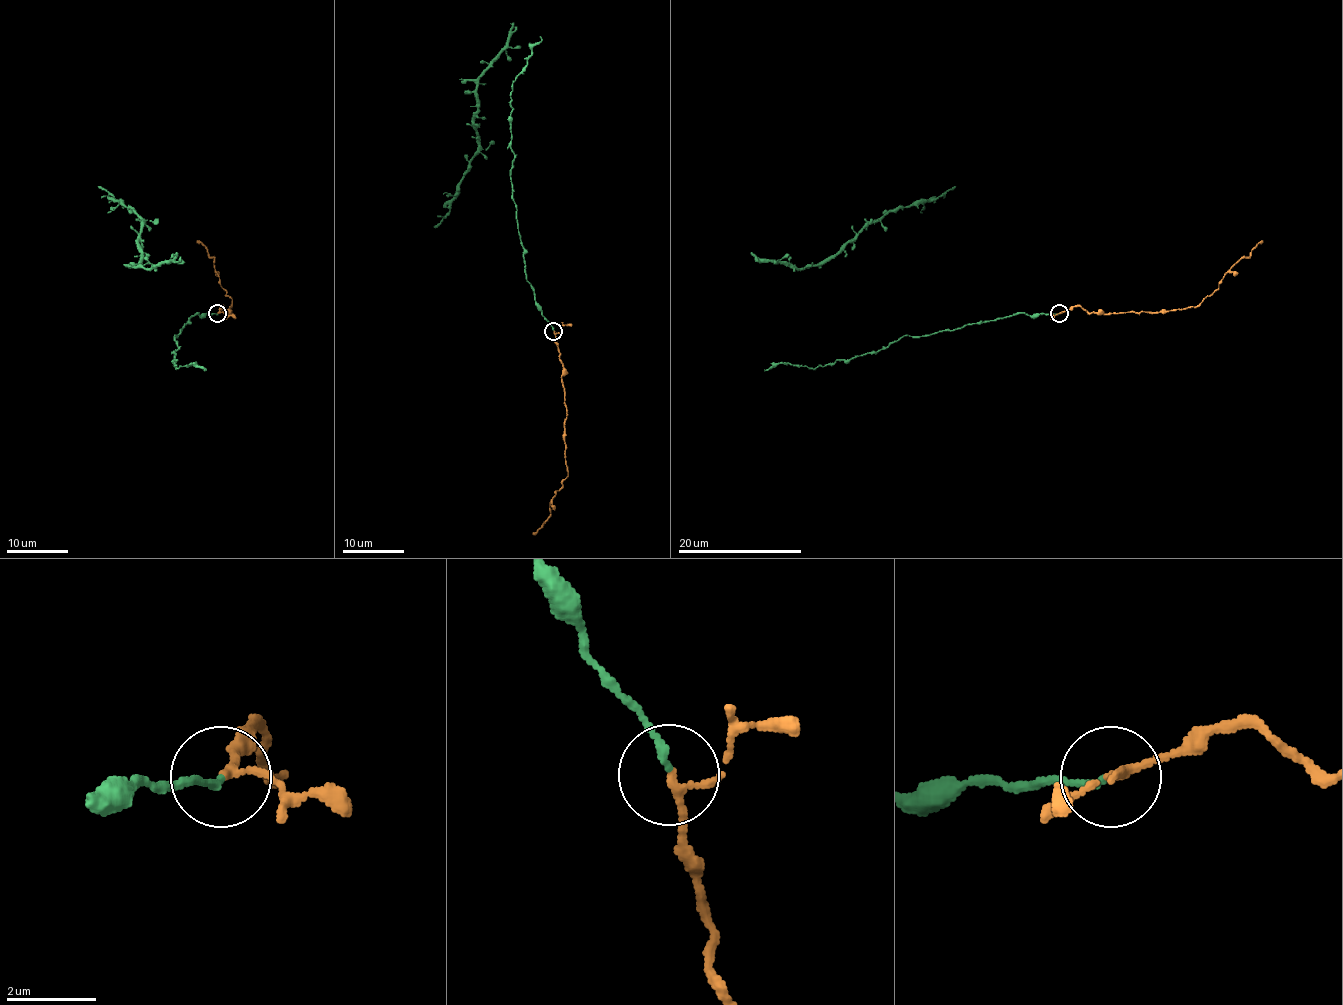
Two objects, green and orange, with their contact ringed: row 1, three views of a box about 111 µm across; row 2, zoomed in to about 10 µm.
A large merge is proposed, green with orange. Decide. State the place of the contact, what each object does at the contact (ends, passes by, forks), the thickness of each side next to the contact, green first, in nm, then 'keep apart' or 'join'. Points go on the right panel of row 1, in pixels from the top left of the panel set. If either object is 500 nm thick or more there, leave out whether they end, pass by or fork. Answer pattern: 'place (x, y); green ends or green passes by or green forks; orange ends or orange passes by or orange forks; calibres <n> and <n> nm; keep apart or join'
place (1059, 313); green ends; orange passes by; calibres 170 and 150 nm; join

